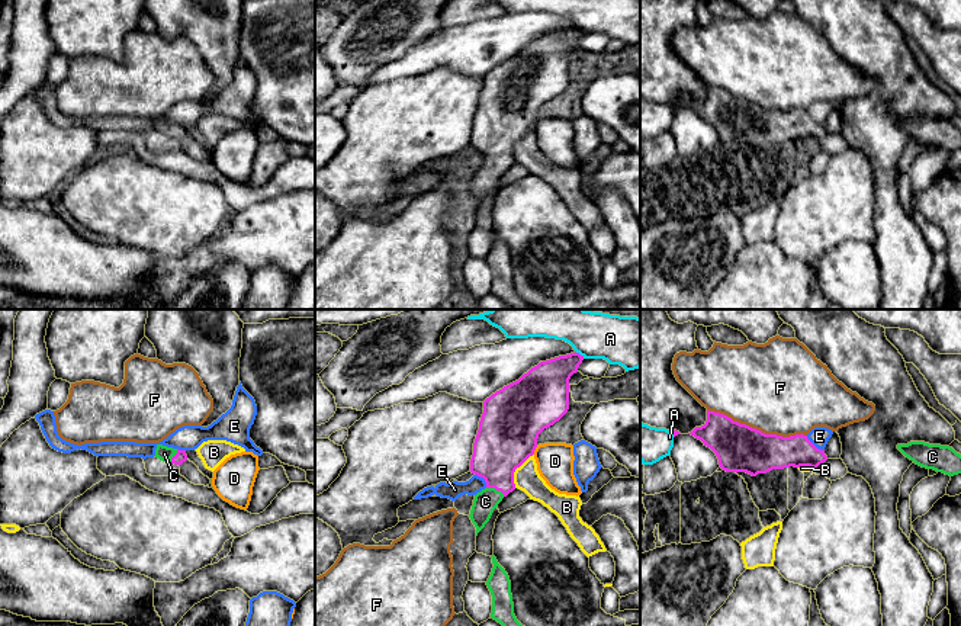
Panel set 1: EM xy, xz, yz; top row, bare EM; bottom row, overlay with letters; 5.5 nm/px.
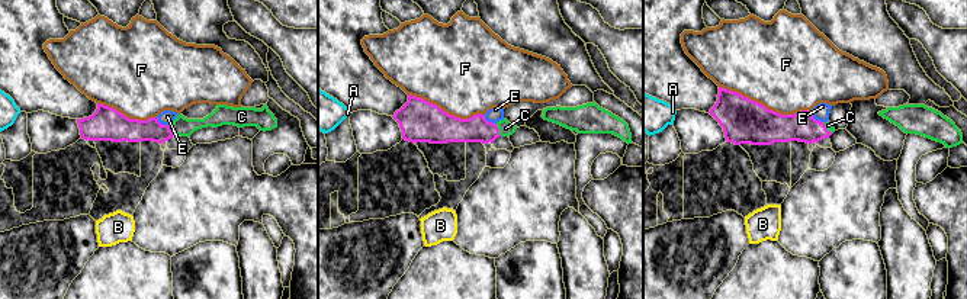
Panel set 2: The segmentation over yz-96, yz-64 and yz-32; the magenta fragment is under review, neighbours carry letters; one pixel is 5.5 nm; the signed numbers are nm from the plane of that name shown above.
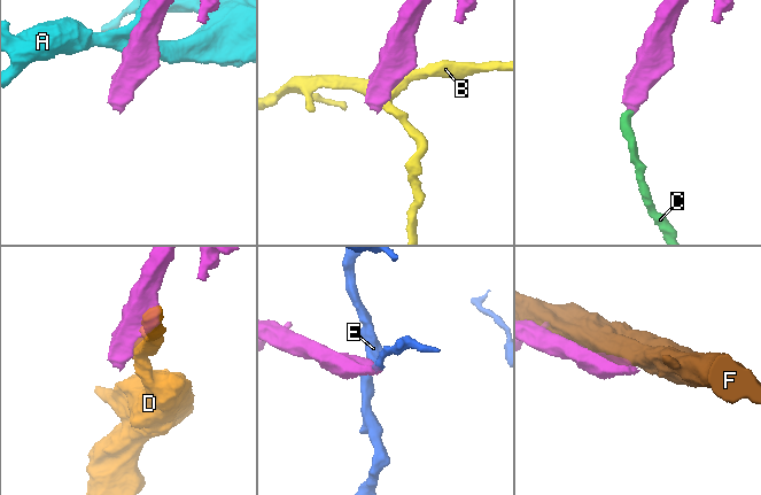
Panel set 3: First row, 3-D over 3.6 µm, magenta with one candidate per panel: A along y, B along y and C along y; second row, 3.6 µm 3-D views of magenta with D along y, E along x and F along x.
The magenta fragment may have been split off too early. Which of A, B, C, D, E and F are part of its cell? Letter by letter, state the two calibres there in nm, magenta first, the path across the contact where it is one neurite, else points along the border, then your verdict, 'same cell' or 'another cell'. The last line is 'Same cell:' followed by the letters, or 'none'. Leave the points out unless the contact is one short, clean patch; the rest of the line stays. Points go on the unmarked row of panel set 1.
A: 260 nm thick on the magenta side, 220 nm on the other; another cell
B: 340 nm thick on the magenta side, 140 nm on the other; border along xz (533, 128), (516, 144), (514, 161); another cell
C: 300 nm thick on the magenta side, 130 nm on the other; runs through xz (503, 119), (495, 163), (485, 176); same cell
D: 340 nm thick on the magenta side, 200 nm on the other; border along xz (537, 121), (533, 128); another cell
E: 190 nm thick on the magenta side, 110 nm on the other; border along yz (806, 111), (823, 125); another cell
F: 260 nm thick on the magenta side, 500 nm on the other; another cell
Same cell: C

